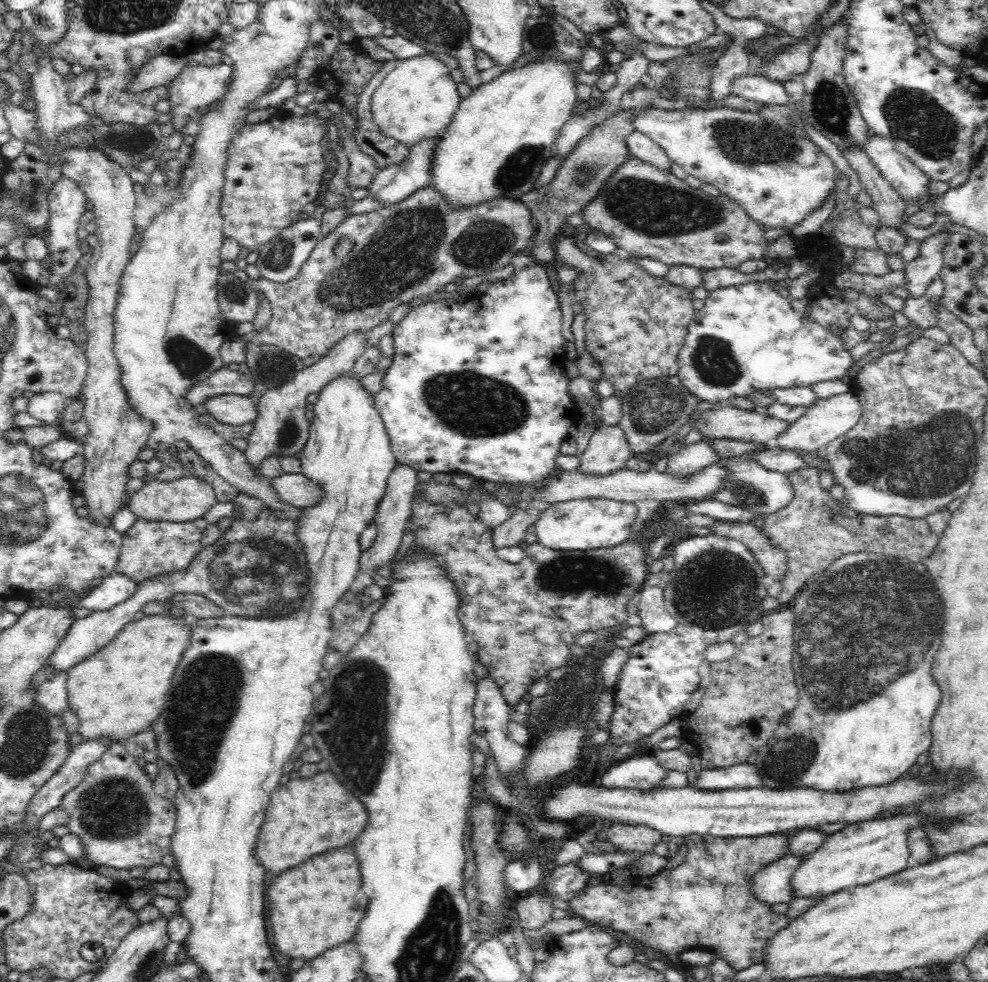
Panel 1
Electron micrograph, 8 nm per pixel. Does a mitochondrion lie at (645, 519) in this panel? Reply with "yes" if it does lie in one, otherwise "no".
no

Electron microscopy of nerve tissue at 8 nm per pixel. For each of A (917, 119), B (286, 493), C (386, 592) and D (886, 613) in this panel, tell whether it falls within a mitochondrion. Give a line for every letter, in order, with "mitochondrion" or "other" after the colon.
A: mitochondrion
B: other
C: other
D: mitochondrion

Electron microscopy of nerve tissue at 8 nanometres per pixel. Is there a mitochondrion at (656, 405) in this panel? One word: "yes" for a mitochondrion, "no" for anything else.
yes

